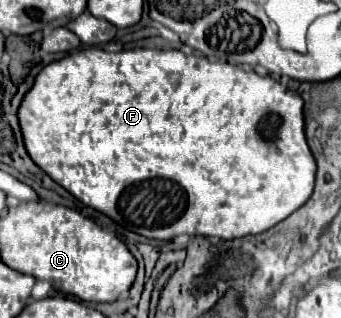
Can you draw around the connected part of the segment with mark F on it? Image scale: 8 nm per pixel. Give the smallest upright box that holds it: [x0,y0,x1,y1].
[17,20,315,240]

